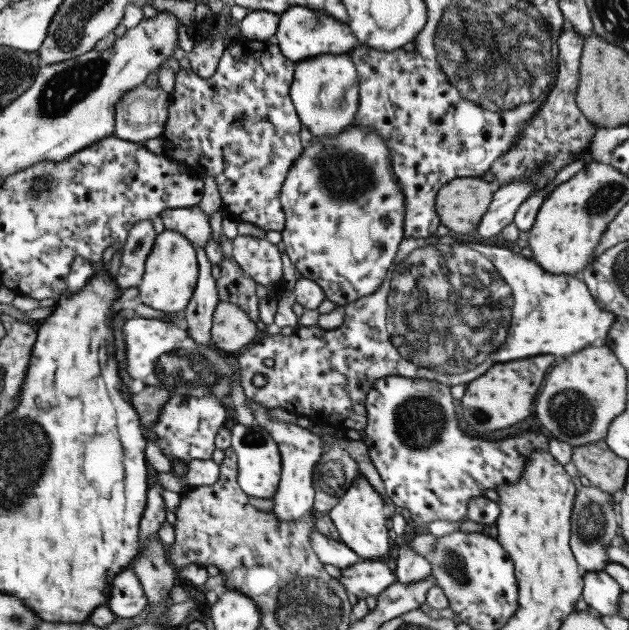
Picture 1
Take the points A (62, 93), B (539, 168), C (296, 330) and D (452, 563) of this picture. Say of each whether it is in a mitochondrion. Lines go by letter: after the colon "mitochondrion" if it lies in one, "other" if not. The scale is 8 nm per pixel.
A: mitochondrion
B: other
C: other
D: mitochondrion

